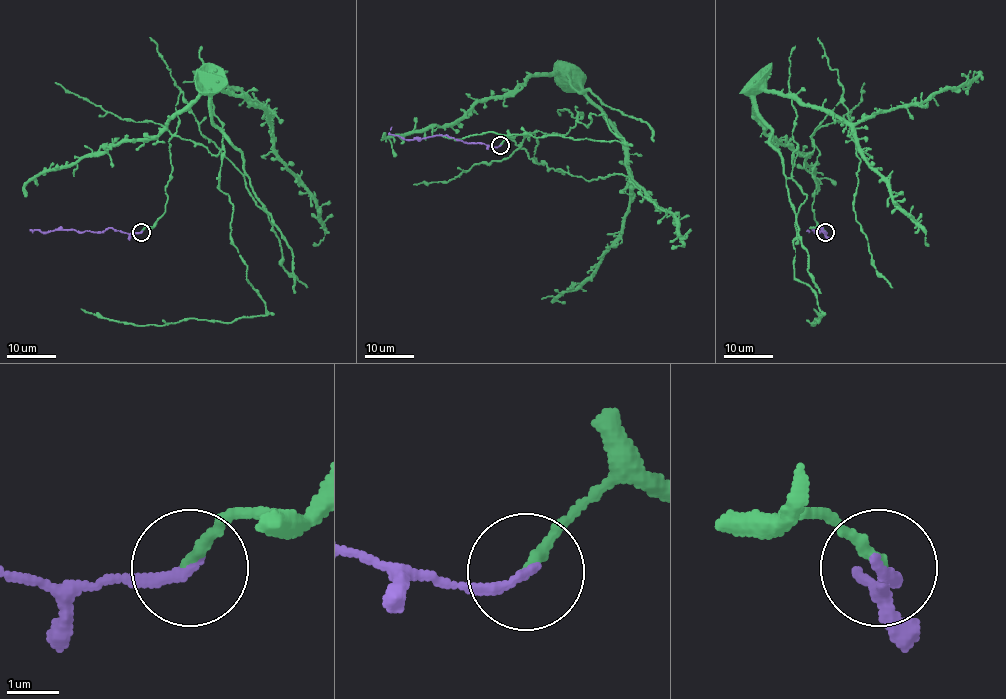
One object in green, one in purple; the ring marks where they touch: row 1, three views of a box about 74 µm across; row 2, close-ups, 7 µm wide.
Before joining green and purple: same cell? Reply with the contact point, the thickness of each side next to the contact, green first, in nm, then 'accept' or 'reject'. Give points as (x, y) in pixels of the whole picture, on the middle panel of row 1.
(500, 145) | 220/200 nm | accept

